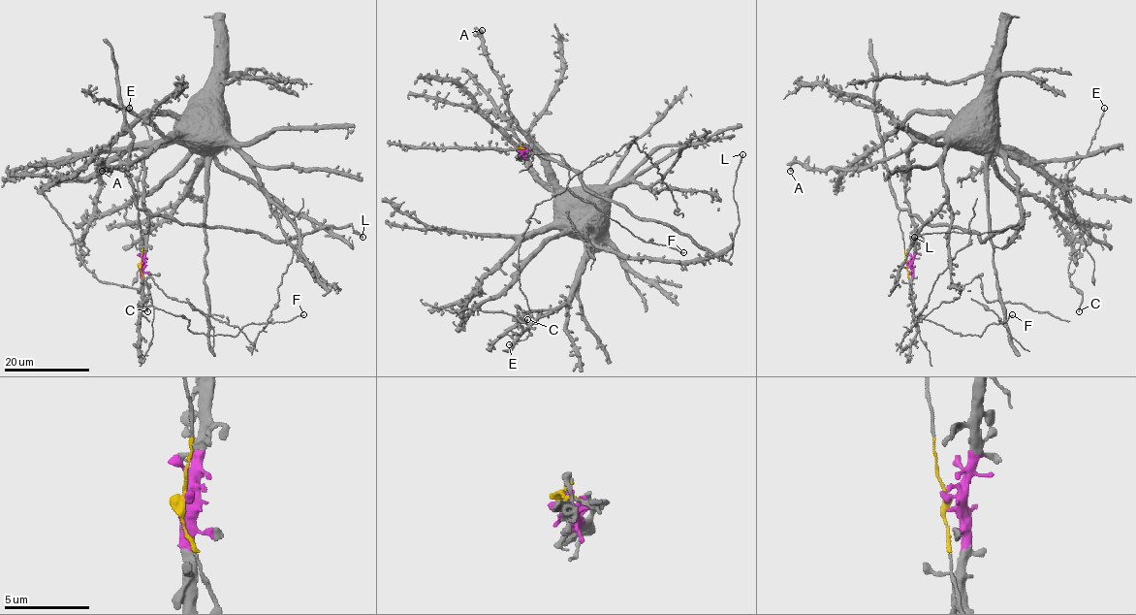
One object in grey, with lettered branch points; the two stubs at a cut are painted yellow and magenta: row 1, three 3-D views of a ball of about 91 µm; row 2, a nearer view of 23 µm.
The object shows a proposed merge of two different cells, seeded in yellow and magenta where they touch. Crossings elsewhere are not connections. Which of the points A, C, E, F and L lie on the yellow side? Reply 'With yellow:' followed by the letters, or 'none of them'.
With yellow: F, L

